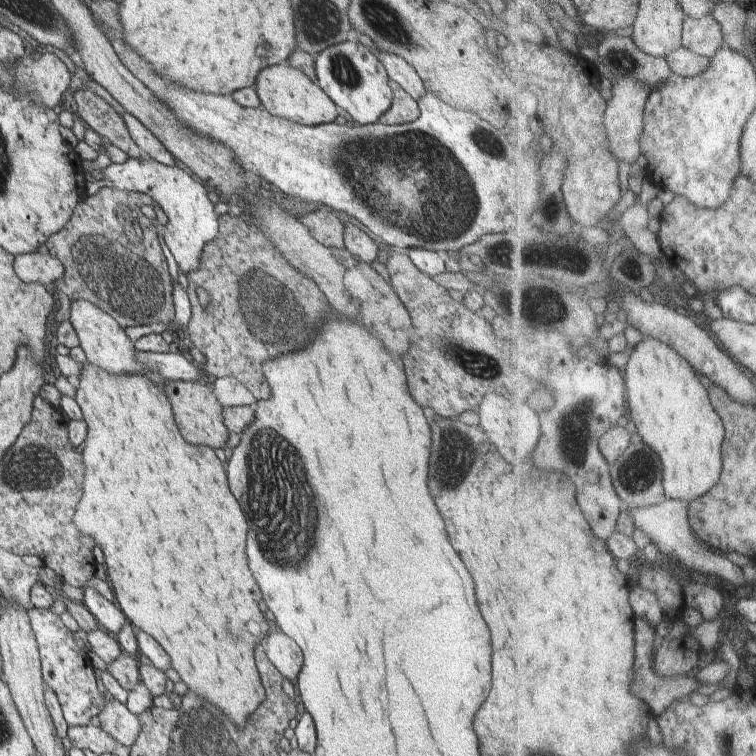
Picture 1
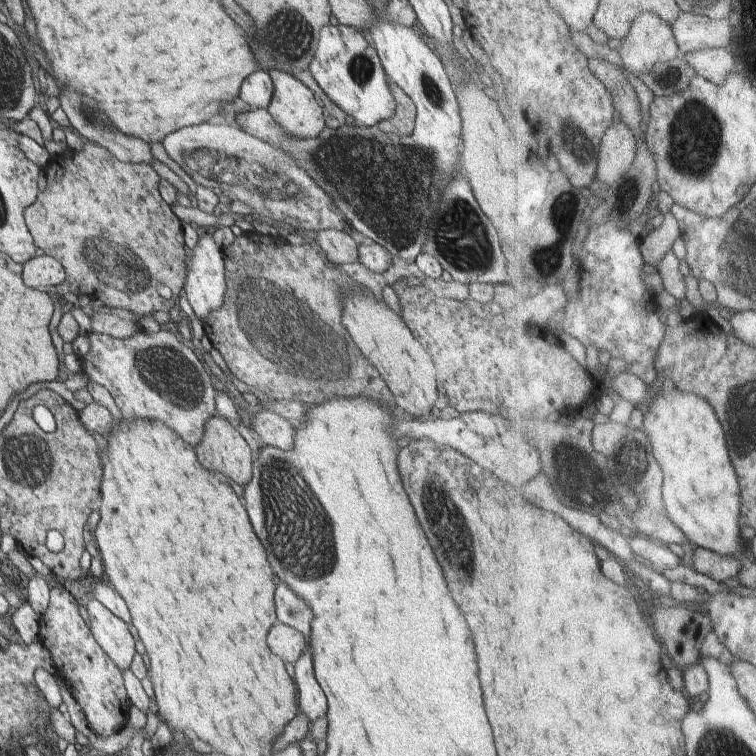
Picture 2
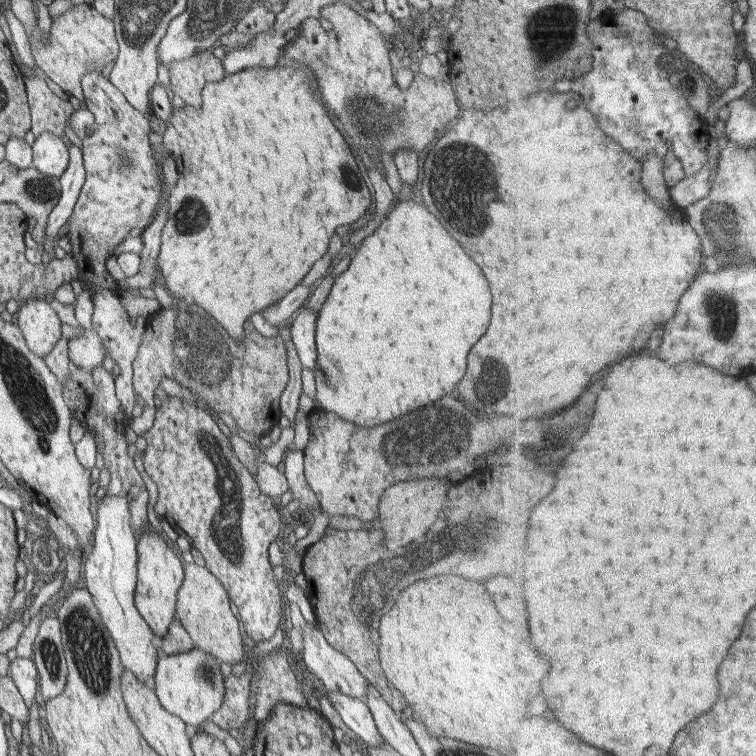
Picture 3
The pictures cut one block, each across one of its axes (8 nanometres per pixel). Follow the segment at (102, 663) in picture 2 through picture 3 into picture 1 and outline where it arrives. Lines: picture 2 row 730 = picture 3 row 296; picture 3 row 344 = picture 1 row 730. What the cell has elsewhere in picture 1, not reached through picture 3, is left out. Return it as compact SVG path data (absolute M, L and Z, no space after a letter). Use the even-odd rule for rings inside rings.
M105 700L102 712L98 714L100 728L109 736L112 736L118 744L133 747L140 734L141 721L136 714L132 714L128 708L118 700Z

